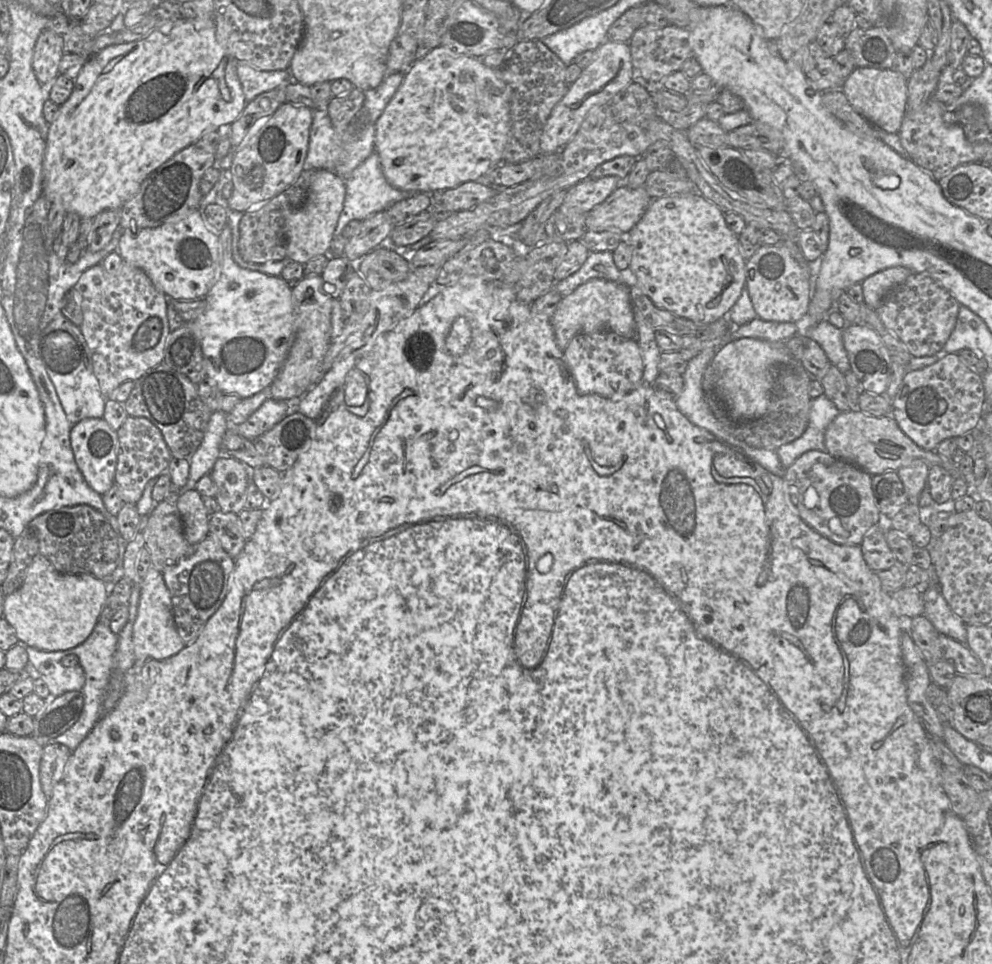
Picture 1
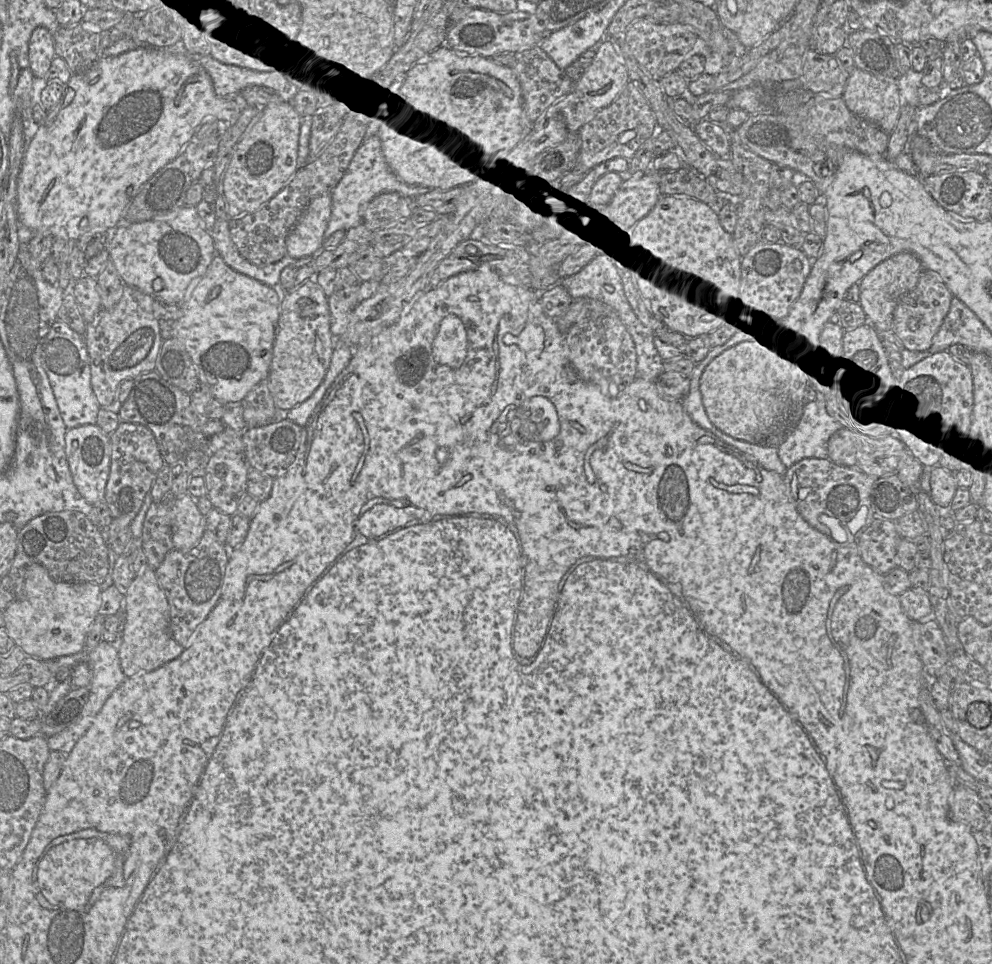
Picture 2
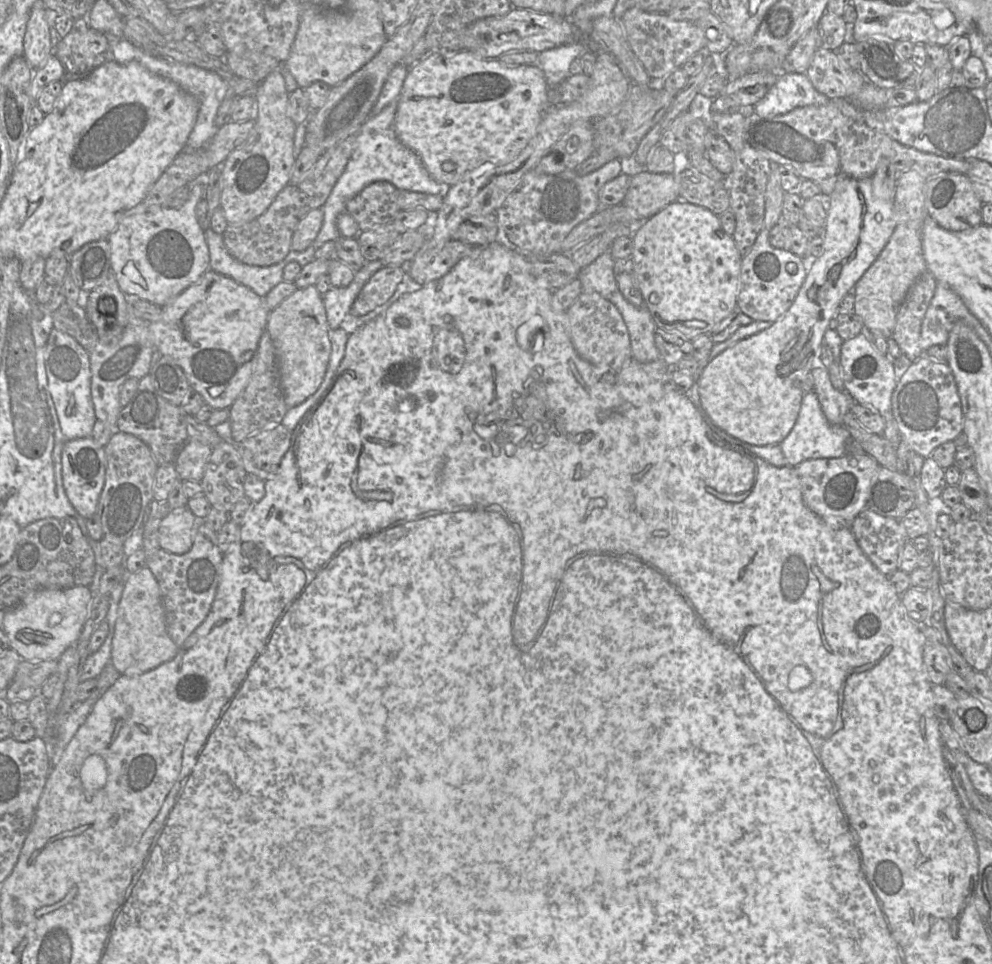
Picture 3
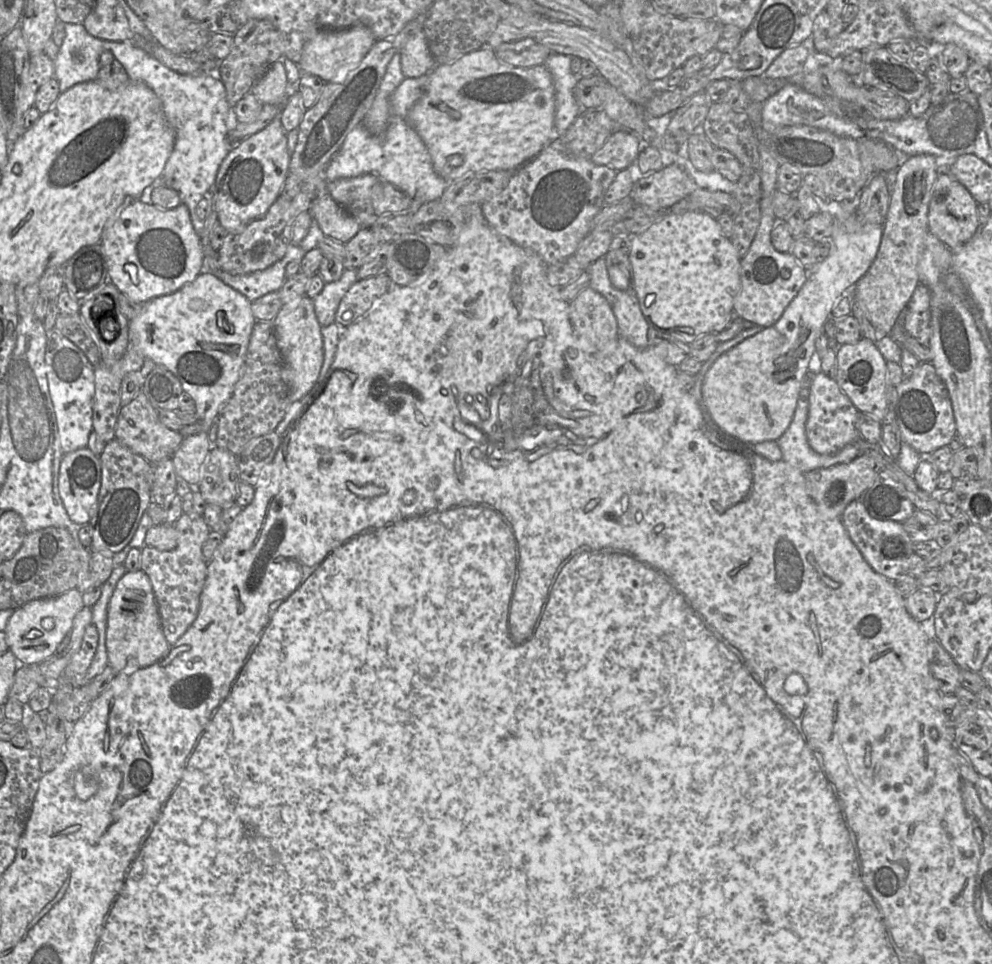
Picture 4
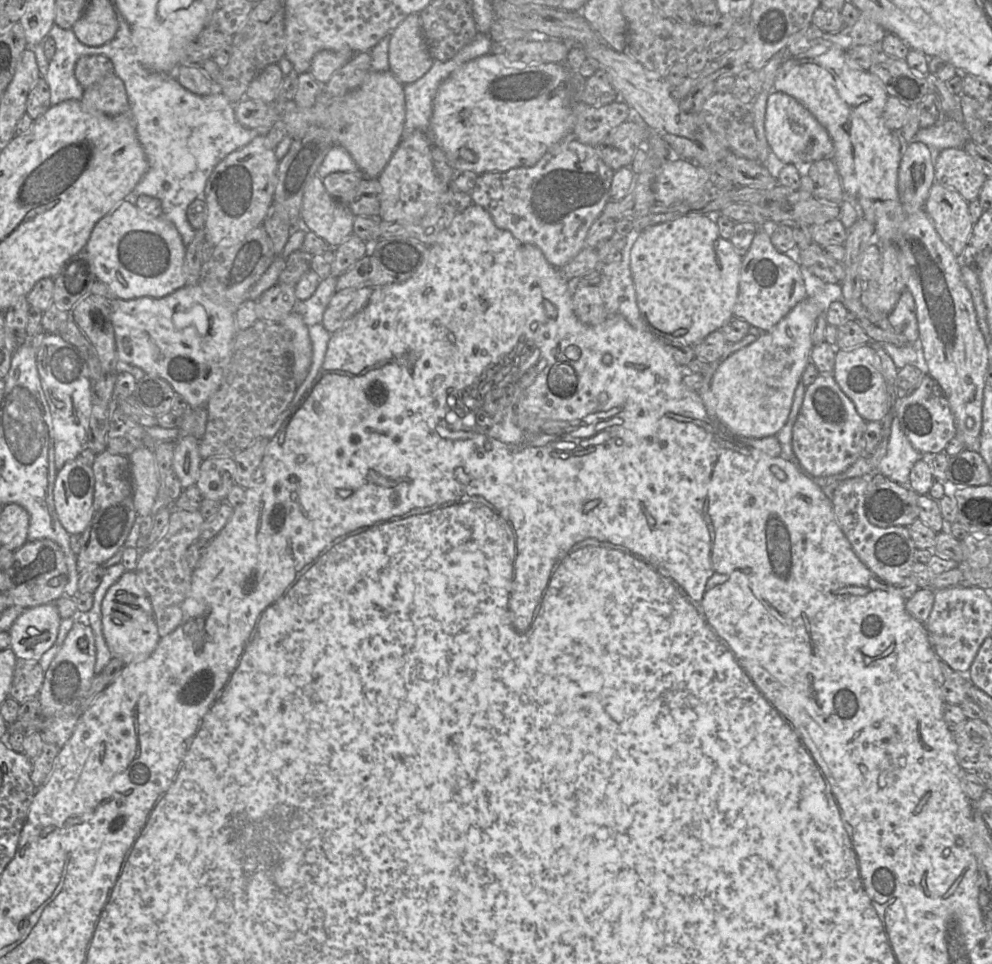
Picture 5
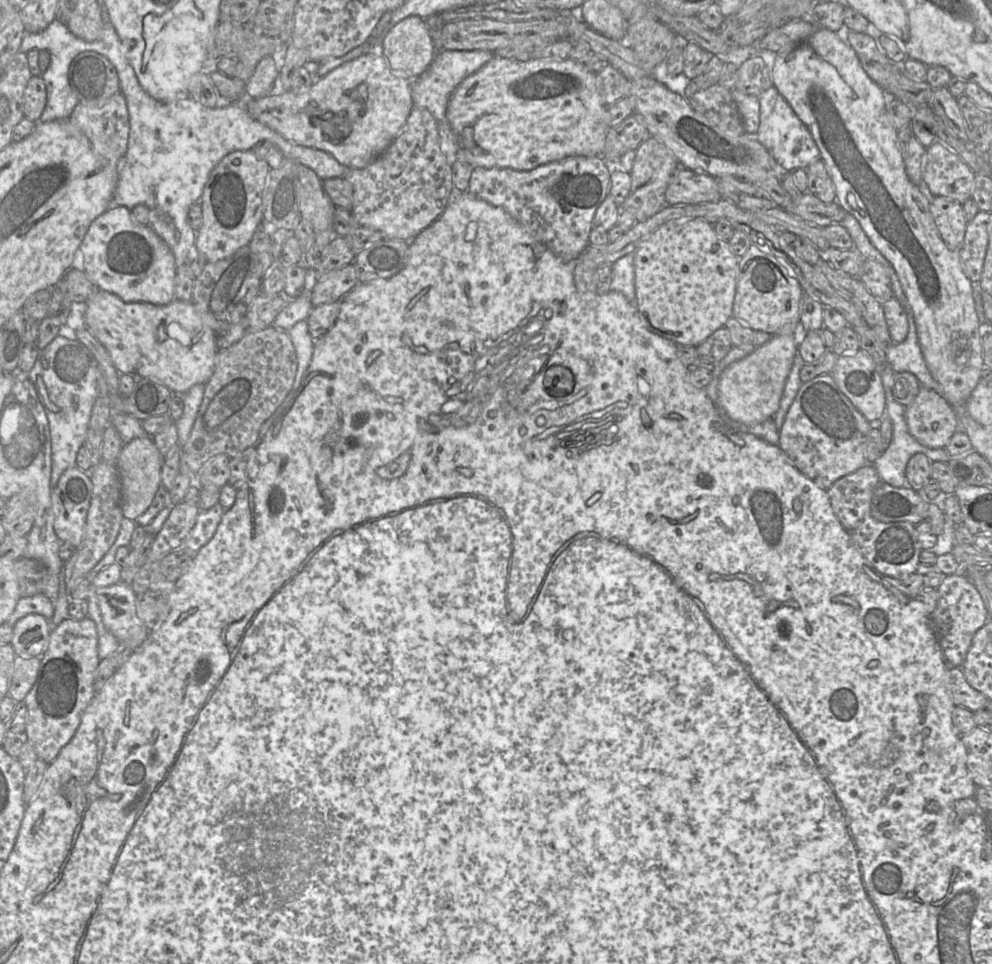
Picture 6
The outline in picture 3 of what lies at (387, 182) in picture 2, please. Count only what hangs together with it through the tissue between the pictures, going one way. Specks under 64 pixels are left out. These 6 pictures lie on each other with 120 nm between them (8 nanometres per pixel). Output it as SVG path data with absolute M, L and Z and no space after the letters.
M398 98L390 102L377 115L370 116L356 134L356 142L351 158L322 206L324 218L321 229L313 242L315 249L327 241L336 241L341 237L337 227L337 217L341 213L346 212L346 203L348 200L373 182L386 181L394 185L399 191L435 195L444 195L450 187L434 180L422 163L421 158L397 138L394 129L397 105Z

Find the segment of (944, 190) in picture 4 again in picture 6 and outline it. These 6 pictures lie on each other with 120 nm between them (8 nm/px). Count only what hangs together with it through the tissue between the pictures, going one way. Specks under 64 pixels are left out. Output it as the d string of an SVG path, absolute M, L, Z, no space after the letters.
M930 197L930 213L940 237L956 251L963 243L967 220L961 203L946 197Z

